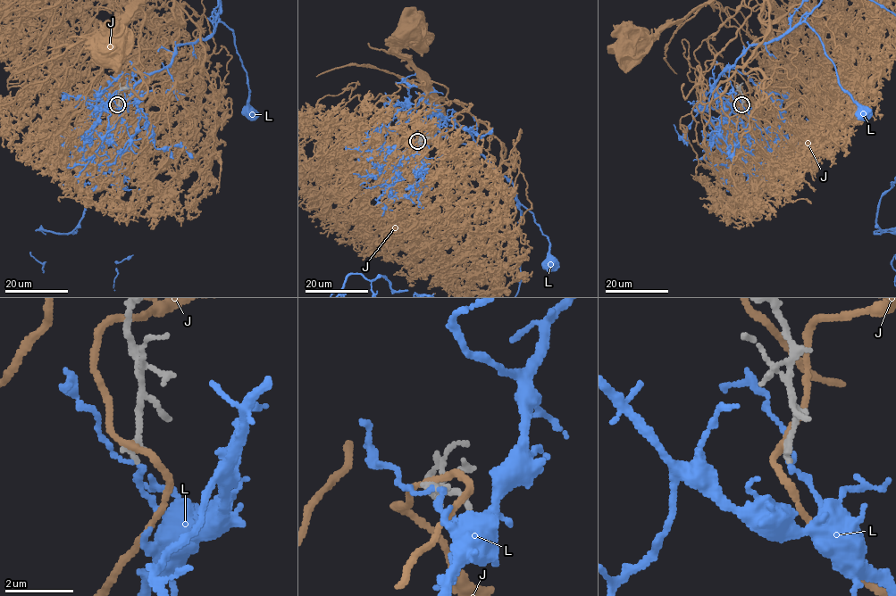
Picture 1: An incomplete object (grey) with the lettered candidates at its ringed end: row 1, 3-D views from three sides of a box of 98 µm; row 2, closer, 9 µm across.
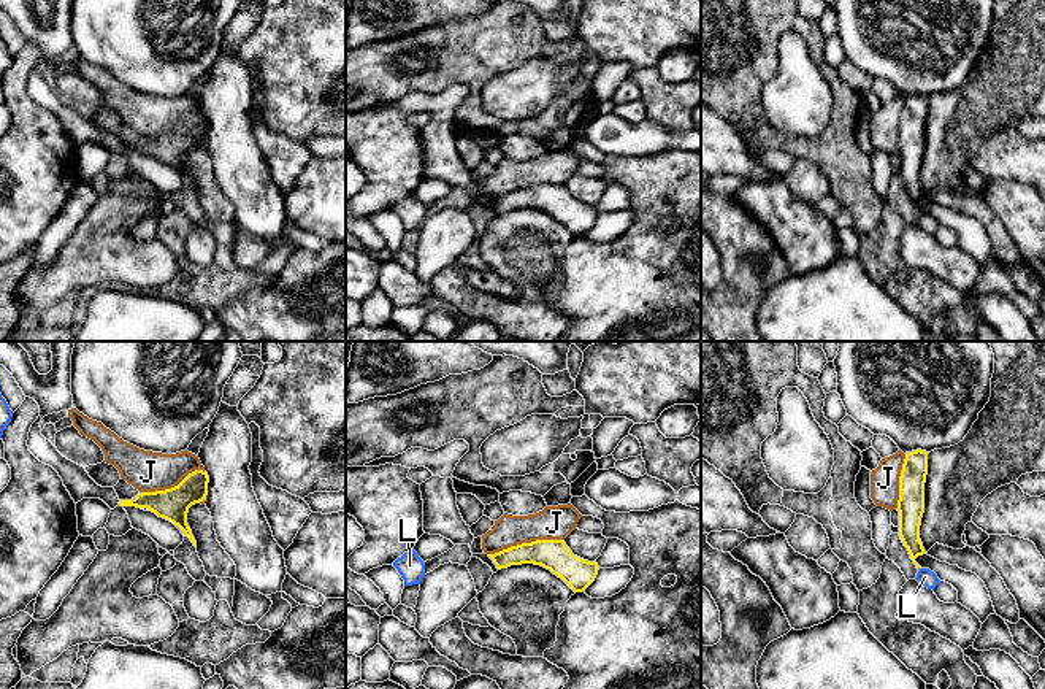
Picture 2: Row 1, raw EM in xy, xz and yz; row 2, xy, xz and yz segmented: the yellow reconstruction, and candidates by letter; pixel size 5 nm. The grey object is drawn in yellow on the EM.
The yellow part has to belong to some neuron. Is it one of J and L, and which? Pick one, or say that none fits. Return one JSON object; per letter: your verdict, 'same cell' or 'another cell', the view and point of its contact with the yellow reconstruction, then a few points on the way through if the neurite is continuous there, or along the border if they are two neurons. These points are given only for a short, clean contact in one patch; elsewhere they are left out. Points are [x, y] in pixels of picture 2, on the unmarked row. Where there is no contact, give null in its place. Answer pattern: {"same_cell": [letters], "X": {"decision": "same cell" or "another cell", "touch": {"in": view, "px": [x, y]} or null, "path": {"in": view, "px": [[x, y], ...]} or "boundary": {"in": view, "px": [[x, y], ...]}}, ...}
{"same_cell": [], "J": {"decision": "another cell", "touch": {"in": "xz", "px": [525, 188]}, "boundary": {"in": "xz", "px": [[563, 183], [536, 183], [489, 199]]}}, "L": {"decision": "another cell", "touch": null}}

